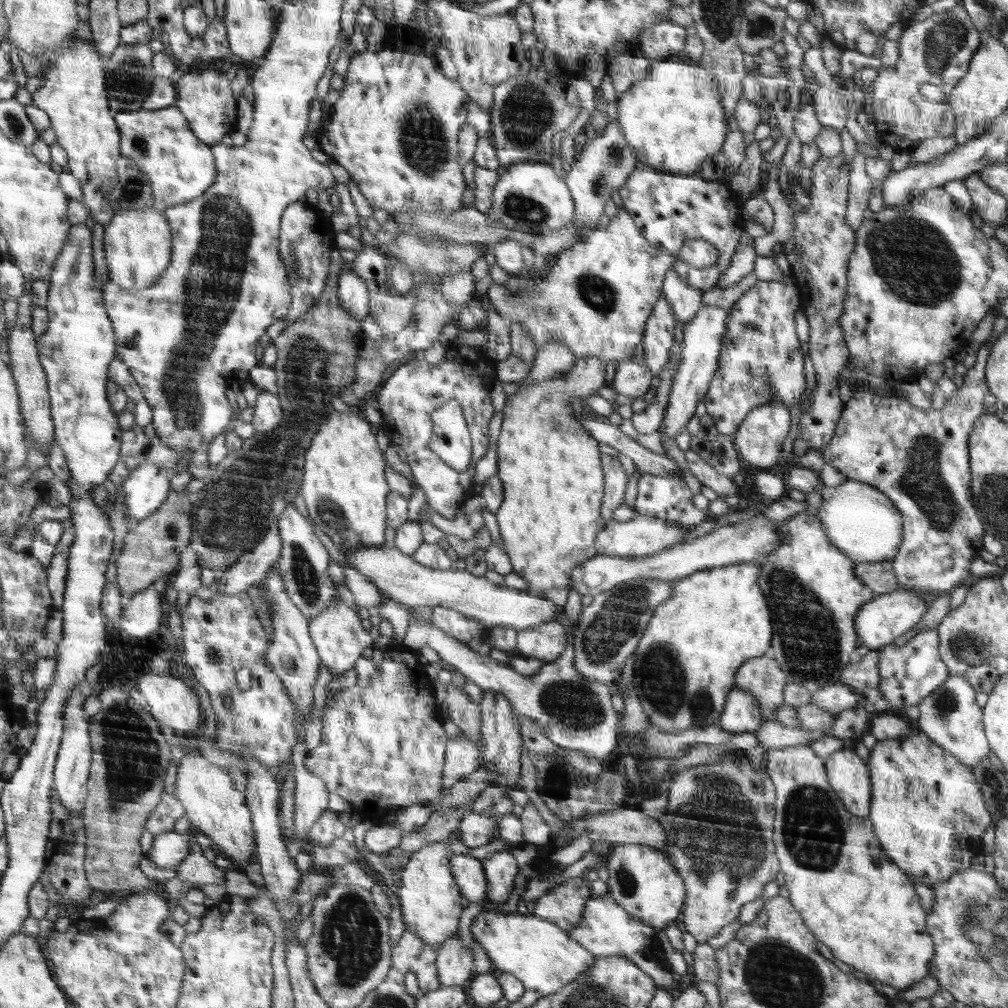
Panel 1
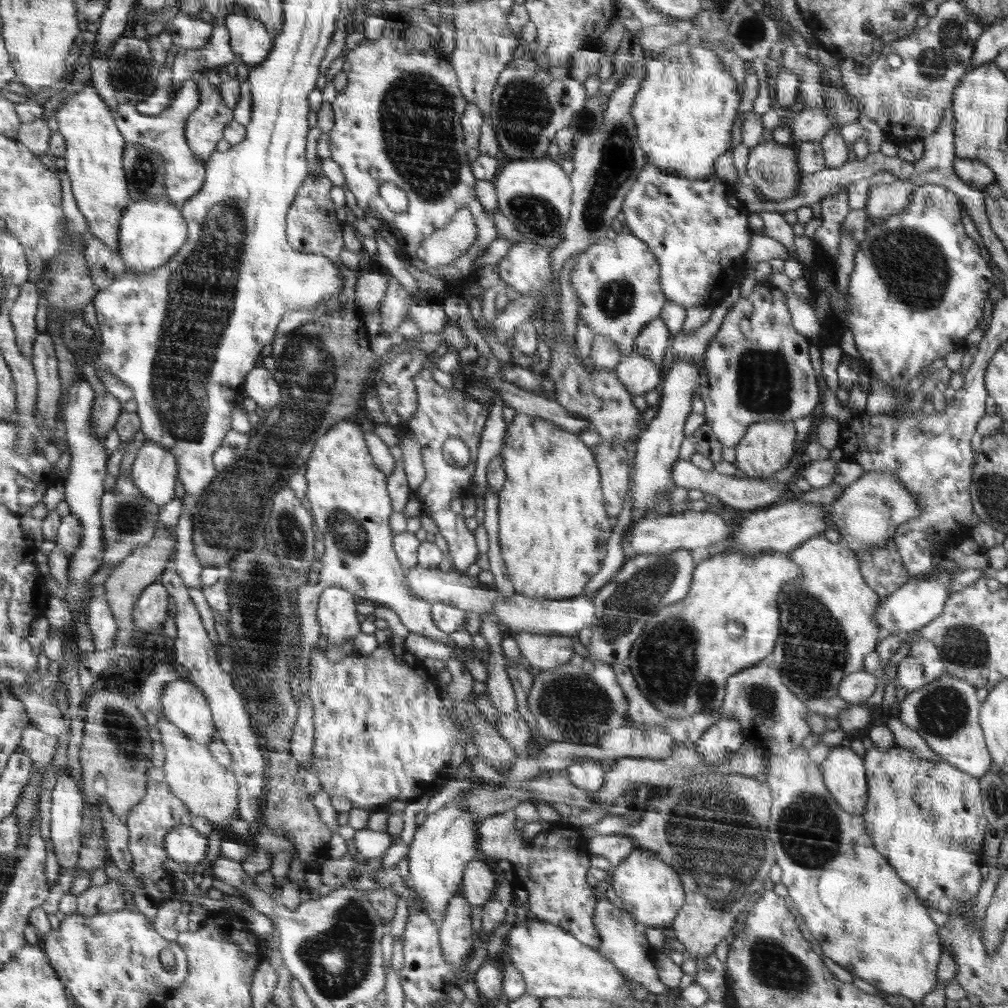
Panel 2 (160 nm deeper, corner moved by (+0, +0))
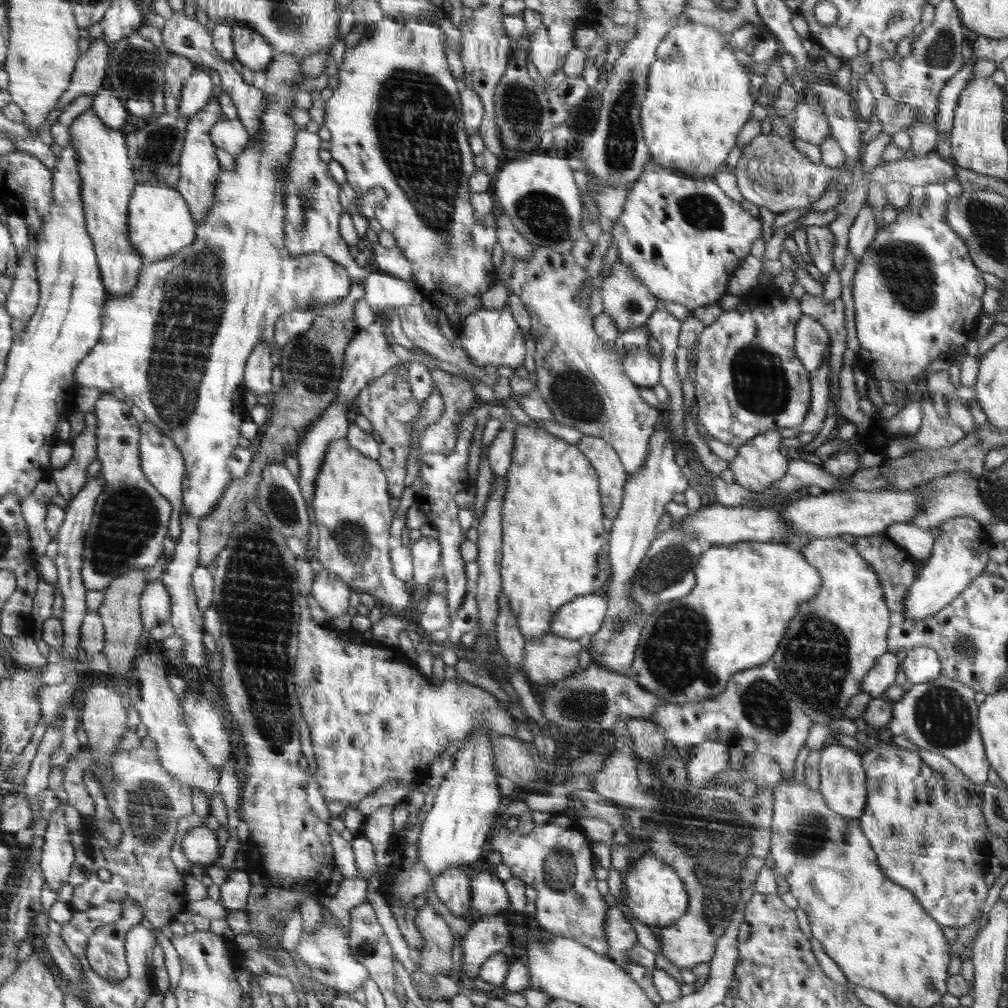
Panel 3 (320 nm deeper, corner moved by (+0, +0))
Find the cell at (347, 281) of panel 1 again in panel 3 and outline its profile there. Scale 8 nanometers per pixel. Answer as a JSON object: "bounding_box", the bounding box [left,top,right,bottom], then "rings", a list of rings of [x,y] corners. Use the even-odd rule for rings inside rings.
{"bounding_box":[364,270,425,314],"rings":[[[380,270],[370,273],[368,278],[365,280],[364,299],[366,299],[366,302],[371,304],[372,310],[375,314],[380,309],[386,308],[387,306],[395,306],[395,308],[399,308],[408,305],[421,305],[425,300],[421,286],[414,280],[410,282]]]}

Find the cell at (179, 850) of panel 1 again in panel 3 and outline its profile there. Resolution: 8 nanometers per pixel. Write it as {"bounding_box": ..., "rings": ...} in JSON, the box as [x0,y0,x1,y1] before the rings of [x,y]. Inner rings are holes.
{"bounding_box":[181,823,221,867],"rings":[[[204,823],[194,824],[182,837],[181,846],[184,856],[194,864],[204,864],[207,867],[221,856],[216,831],[206,827]]]}

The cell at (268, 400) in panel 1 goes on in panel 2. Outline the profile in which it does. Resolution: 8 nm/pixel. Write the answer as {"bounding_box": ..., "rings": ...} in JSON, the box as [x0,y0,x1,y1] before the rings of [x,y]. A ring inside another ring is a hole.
{"bounding_box":[244,362,282,414],"rings":[[[257,362],[253,370],[249,371],[244,389],[247,396],[264,410],[264,414],[274,409],[282,395],[278,382],[261,362]]]}

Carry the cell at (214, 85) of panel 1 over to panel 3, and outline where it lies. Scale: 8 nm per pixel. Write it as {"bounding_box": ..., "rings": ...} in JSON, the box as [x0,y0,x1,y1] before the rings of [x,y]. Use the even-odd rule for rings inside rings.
{"bounding_box":[174,98,226,225],"rings":[[[211,98],[206,103],[206,106],[202,107],[202,110],[189,117],[187,121],[185,141],[178,159],[180,176],[176,184],[174,184],[174,188],[181,193],[186,204],[189,205],[189,211],[193,214],[196,225],[206,217],[206,213],[212,208],[215,186],[221,171],[220,163],[216,159],[217,146],[210,138],[209,130],[217,122],[226,119],[219,101],[216,98]]]}

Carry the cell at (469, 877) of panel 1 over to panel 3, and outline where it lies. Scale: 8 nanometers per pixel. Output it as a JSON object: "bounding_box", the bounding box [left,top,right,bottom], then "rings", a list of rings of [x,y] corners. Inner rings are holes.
{"bounding_box":[471,870,506,915],"rings":[[[490,870],[471,875],[471,908],[481,915],[505,914],[506,888],[498,876],[490,874]]]}

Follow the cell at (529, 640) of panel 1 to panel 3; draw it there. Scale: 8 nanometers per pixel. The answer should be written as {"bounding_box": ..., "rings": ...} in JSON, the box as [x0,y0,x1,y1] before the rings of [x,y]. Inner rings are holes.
{"bounding_box":[523,632,582,686],"rings":[[[550,632],[541,638],[526,640],[523,672],[530,682],[542,684],[542,686],[553,684],[557,680],[566,680],[578,669],[578,658],[582,647],[581,640],[570,640]]]}

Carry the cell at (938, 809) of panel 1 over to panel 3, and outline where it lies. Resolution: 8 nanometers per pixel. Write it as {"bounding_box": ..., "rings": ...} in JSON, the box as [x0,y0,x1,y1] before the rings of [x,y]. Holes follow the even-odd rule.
{"bounding_box":[858,742,989,929],"rings":[[[894,742],[868,748],[864,753],[868,780],[868,802],[865,812],[858,817],[861,831],[871,841],[877,853],[882,872],[896,884],[903,886],[918,898],[922,908],[936,918],[942,929],[958,929],[978,919],[980,907],[988,897],[989,887],[984,872],[987,864],[982,856],[986,840],[987,822],[978,798],[961,784],[946,779],[937,769],[926,766],[914,751],[904,750]]]}

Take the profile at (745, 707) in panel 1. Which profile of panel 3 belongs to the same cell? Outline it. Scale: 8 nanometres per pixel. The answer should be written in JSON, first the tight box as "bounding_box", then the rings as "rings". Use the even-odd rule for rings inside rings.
{"bounding_box":[687,740,730,790],"rings":[[[706,740],[693,748],[687,762],[689,790],[707,787],[712,783],[715,774],[730,768],[730,747],[730,744],[722,744],[719,740]]]}

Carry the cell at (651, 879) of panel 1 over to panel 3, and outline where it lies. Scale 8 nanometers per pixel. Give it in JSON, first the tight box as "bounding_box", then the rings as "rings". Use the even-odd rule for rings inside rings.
{"bounding_box":[623,854,689,928],"rings":[[[643,854],[637,861],[630,865],[623,873],[624,900],[635,918],[643,925],[660,928],[677,923],[689,910],[688,890],[684,890],[686,884],[678,876],[677,869],[667,865],[659,858],[652,858],[650,854]]]}

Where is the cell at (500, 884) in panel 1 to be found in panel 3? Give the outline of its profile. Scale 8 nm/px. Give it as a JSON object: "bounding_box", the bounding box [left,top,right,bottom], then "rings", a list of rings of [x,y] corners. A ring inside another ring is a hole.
{"bounding_box":[460,913,510,981],"rings":[[[506,913],[484,915],[479,922],[474,922],[468,933],[460,939],[460,947],[462,947],[460,976],[468,977],[471,981],[478,979],[482,964],[494,954],[500,953],[504,948],[507,948],[508,938],[510,938],[510,930]]]}

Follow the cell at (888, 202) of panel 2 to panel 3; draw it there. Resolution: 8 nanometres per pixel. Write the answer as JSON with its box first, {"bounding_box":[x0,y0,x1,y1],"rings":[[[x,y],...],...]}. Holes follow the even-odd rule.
{"bounding_box":[848,206,877,264],"rings":[[[868,206],[862,207],[849,229],[848,249],[859,264],[868,245],[877,233],[876,217]]]}

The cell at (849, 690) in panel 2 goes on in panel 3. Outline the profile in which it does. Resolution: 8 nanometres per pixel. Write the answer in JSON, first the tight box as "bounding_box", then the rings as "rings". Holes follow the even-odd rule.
{"bounding_box":[861,652,900,699],"rings":[[[885,652],[878,659],[877,666],[865,675],[861,684],[861,693],[870,694],[873,699],[880,697],[895,682],[899,666],[900,660],[896,657],[896,652]]]}

